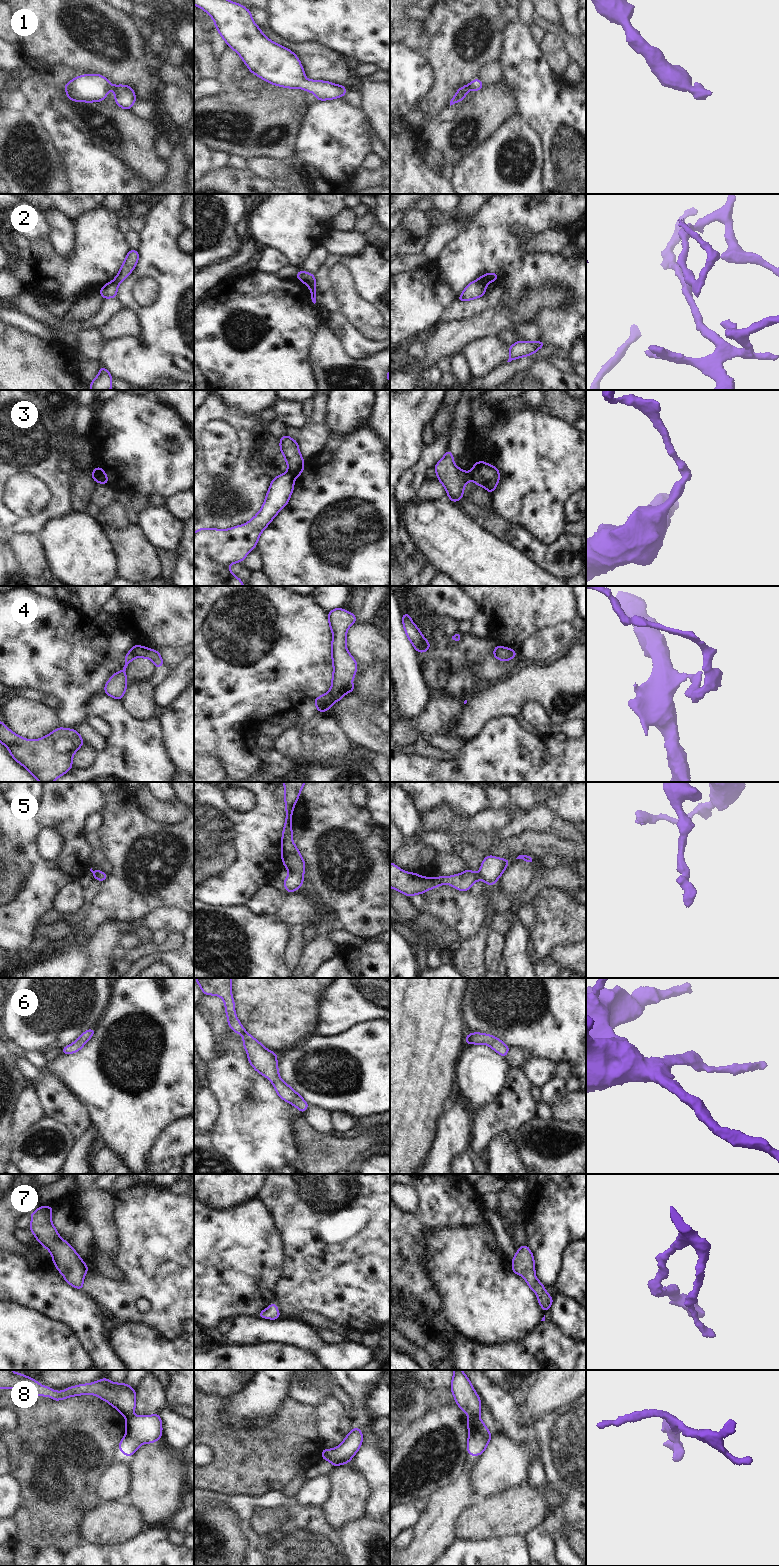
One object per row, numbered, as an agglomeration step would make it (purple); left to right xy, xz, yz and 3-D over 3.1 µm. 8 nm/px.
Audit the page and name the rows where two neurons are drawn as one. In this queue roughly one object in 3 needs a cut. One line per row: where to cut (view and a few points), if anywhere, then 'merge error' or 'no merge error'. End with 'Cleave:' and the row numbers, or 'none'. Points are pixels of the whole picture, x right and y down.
1: no cut | no merge error
2: yz (476, 280), (485, 286) | merge error
3: xz (288, 470), (297, 475) | merge error
4: xy (132, 648), (136, 656) | merge error
5: no cut | no merge error
6: no cut | no merge error
7: no cut | no merge error
8: yz (478, 1416), (469, 1418) | merge error
Cleave: 2, 3, 4, 8

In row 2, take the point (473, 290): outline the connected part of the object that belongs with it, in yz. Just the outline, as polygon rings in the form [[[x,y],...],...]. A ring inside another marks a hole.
[[[472,281],[466,286],[463,293],[456,299],[460,302],[467,300],[473,300],[475,298],[482,297],[486,292],[486,286],[478,283],[477,281]]]

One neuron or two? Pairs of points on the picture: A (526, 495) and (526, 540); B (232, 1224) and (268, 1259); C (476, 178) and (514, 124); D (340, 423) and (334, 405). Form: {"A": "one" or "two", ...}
{"A": "two", "B": "one", "C": "one", "D": "one"}

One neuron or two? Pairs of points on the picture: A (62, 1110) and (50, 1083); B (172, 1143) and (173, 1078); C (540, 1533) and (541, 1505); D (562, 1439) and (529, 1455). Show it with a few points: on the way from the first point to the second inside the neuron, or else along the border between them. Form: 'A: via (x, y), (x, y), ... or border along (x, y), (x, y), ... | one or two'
A: via (60, 1103), (51, 1090) | one
B: border along (183, 1117), (172, 1121), (156, 1139) | two
C: border along (542, 1525), (532, 1529), (525, 1536) | two
D: border along (532, 1436), (539, 1442), (540, 1460) | two

